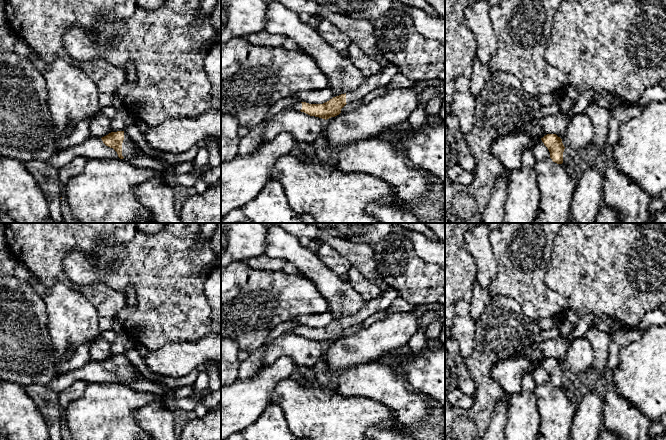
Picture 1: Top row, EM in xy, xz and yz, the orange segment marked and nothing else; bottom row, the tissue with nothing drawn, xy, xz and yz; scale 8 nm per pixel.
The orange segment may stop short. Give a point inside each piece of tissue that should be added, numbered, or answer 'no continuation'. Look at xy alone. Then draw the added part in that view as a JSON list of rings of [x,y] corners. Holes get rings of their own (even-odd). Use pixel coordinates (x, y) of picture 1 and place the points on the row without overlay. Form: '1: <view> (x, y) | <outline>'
1: xy (129, 371) | [[[124,356],[124,364],[122,367],[122,380],[124,382],[134,378],[140,378],[142,374],[140,371]]]

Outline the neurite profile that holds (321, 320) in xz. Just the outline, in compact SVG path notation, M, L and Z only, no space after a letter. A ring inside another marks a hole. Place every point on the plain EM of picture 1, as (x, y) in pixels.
M330 311L324 312L318 315L304 315L300 316L295 321L300 326L306 326L309 328L323 328L333 321L336 321L335 317Z

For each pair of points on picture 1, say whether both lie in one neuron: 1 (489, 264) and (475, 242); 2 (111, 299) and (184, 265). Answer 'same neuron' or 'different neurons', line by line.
1: same neuron
2: different neurons

